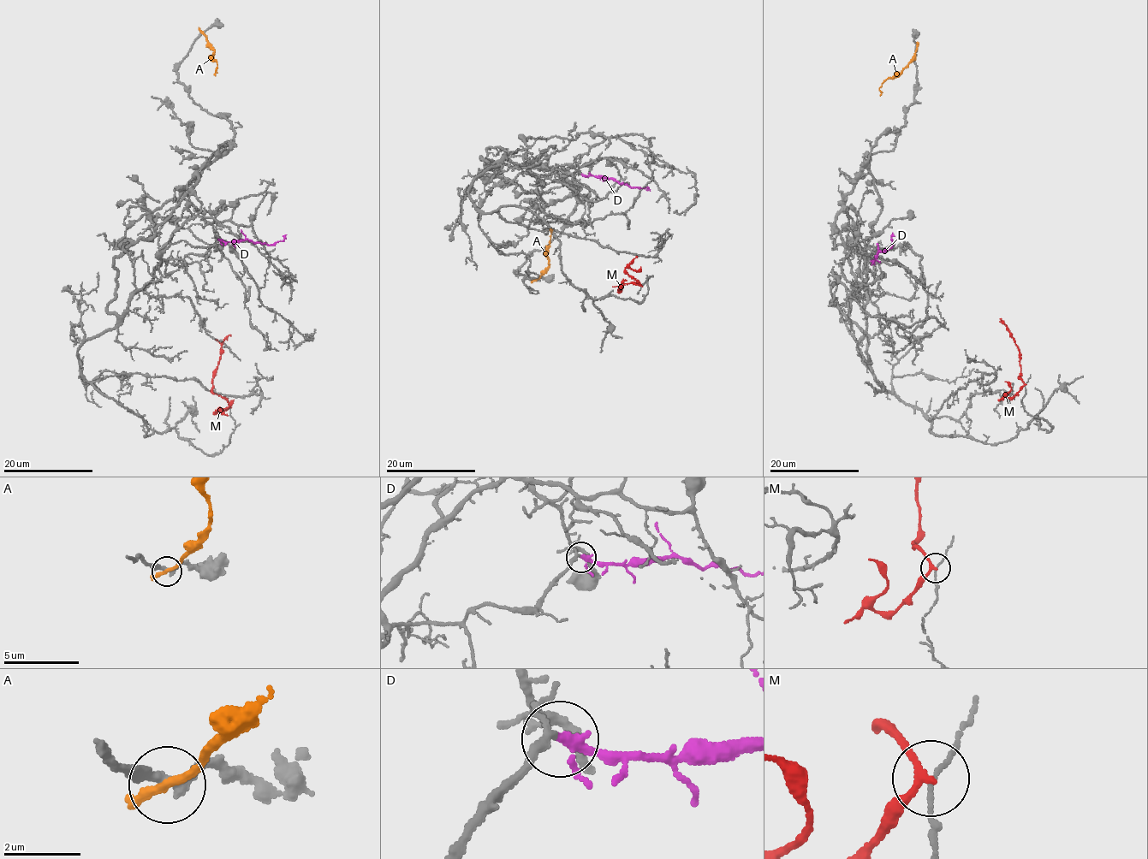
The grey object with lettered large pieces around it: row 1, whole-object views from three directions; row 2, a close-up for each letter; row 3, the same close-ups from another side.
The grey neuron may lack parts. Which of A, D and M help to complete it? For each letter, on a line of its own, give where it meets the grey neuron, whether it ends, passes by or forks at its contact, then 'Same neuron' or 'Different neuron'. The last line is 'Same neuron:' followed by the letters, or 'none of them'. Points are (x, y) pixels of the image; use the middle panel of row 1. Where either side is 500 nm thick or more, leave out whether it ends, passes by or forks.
A: Touches grey at (536, 280). It passes by. Different neuron
D: Touches grey at (582, 174). It passes by. Same neuron
M: Touches grey at (641, 286). It passes by. Different neuron
Same neuron: D

